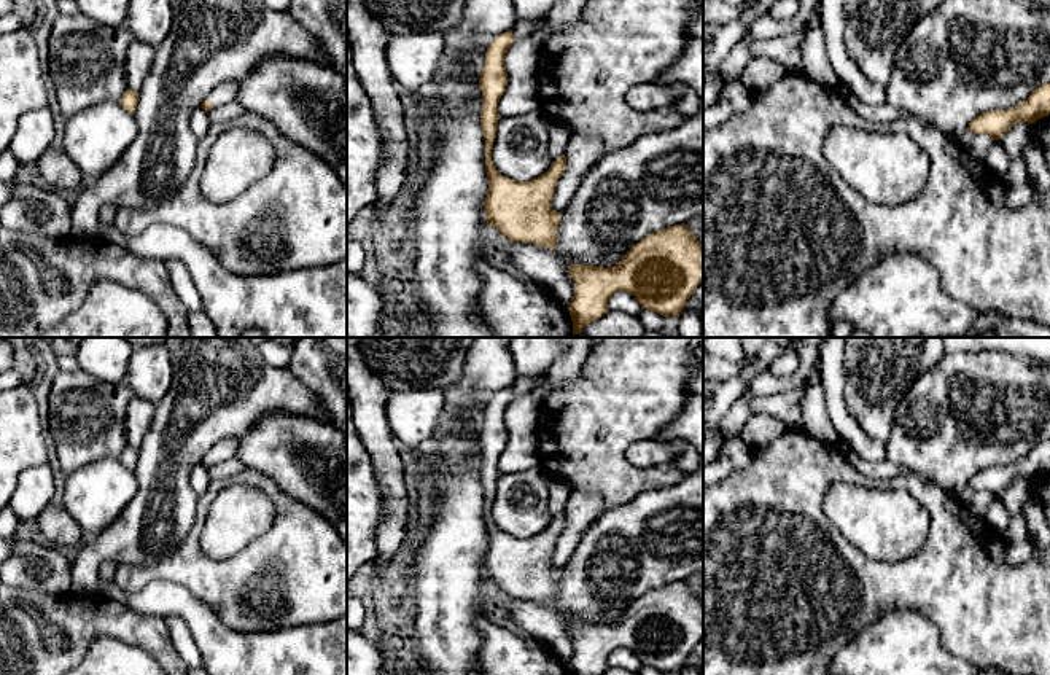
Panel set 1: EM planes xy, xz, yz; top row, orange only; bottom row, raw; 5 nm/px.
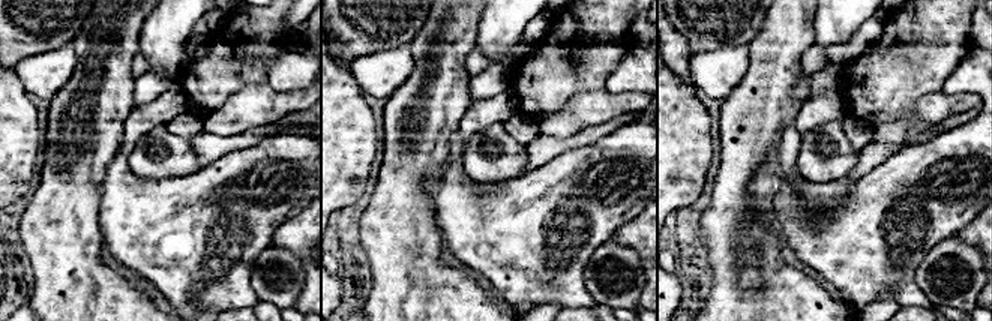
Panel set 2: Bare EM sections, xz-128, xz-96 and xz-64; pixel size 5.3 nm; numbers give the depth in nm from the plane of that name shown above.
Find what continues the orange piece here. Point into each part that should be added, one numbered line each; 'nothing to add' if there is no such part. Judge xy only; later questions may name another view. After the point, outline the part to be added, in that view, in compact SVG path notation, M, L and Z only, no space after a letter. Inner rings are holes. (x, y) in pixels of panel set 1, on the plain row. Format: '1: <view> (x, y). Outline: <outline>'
1: xy (225, 449). Outline: M239 436L218 441L204 457L210 457L213 465L237 457Z

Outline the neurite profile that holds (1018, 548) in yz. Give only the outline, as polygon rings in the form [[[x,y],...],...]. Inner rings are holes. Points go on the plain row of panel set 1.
[[[1021,511],[1010,519],[1001,538],[1005,543],[1005,556],[1012,565],[1021,565],[1032,557],[1036,546],[1028,535],[1026,519]]]

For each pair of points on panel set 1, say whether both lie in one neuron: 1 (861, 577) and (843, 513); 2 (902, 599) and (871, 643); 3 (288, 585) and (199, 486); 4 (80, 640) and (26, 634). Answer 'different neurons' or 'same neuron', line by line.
1: different neurons
2: different neurons
3: different neurons
4: same neuron

